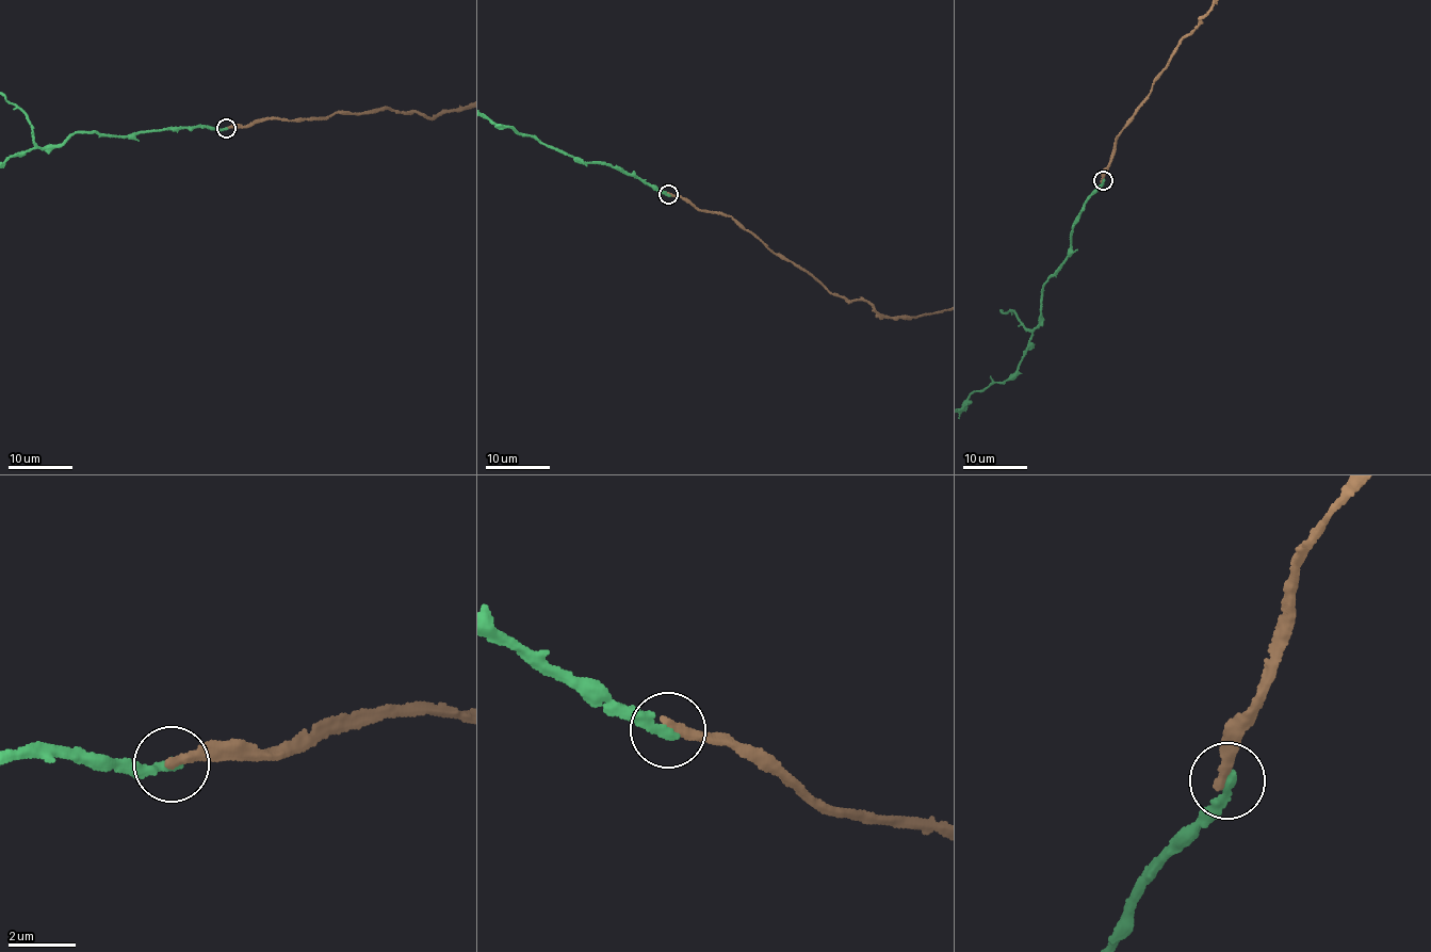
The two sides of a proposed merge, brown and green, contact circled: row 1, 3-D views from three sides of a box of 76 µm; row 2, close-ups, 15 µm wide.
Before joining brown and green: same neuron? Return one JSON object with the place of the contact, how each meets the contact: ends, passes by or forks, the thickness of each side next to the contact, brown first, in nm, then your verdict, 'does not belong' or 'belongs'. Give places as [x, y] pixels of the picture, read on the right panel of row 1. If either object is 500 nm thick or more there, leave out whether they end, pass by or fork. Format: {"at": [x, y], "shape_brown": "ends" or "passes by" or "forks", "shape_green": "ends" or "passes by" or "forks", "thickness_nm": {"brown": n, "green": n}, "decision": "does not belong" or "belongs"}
{"at": [1103, 180], "shape_brown": "ends", "shape_green": "ends", "thickness_nm": {"brown": 320, "green": 300}, "decision": "does not belong"}

